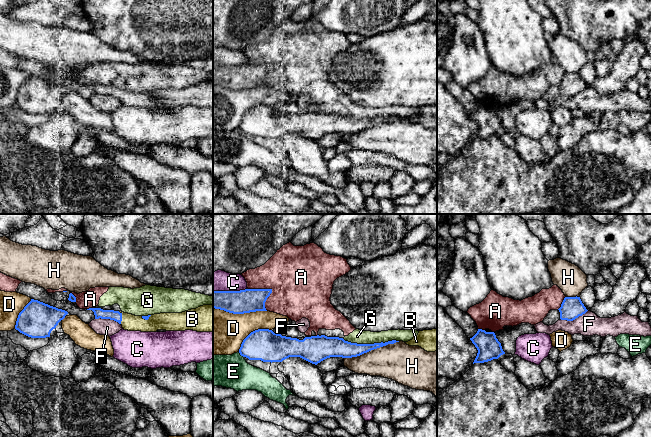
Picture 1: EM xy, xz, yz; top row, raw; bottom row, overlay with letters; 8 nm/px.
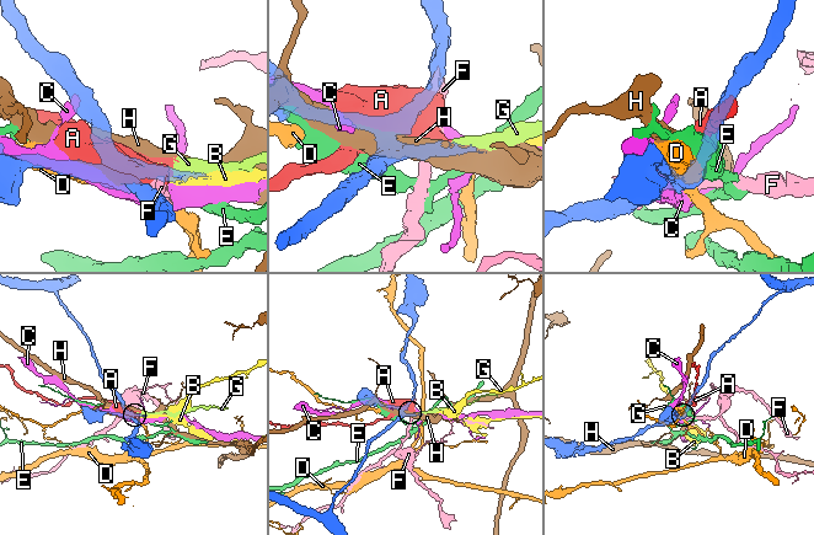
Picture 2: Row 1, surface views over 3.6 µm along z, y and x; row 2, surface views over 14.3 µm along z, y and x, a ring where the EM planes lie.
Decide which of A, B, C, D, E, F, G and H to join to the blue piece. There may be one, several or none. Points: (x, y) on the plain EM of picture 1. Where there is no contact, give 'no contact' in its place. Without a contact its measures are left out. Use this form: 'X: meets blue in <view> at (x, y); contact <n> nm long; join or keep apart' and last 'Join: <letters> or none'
A: meets blue in xz at (270, 65); contact 240 nm long; keep apart
B: meets blue in xy at (121, 93); contact 110 nm long; join
C: meets blue in xz at (230, 67); contact 280 nm long; keep apart
D: meets blue in xz at (240, 89); contact 440 nm long; keep apart
E: meets blue in xz at (241, 131); contact 60 nm long; keep apart
F: meets blue in yz at (573, 95); contact 240 nm long; keep apart
G: meets blue in xz at (370, 120); contact 460 nm long; keep apart
H: meets blue in xz at (371, 125); contact 460 nm long; keep apart
Join: B

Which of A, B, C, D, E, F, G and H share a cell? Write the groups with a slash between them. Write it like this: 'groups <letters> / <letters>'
groups A G / B / C / D / E / F / H

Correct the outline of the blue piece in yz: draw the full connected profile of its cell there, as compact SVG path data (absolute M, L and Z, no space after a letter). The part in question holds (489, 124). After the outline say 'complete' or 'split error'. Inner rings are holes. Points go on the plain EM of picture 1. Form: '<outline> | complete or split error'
M478 105L477 109L470 116L478 126L473 140L498 135L501 131L505 130L494 108Z | complete

